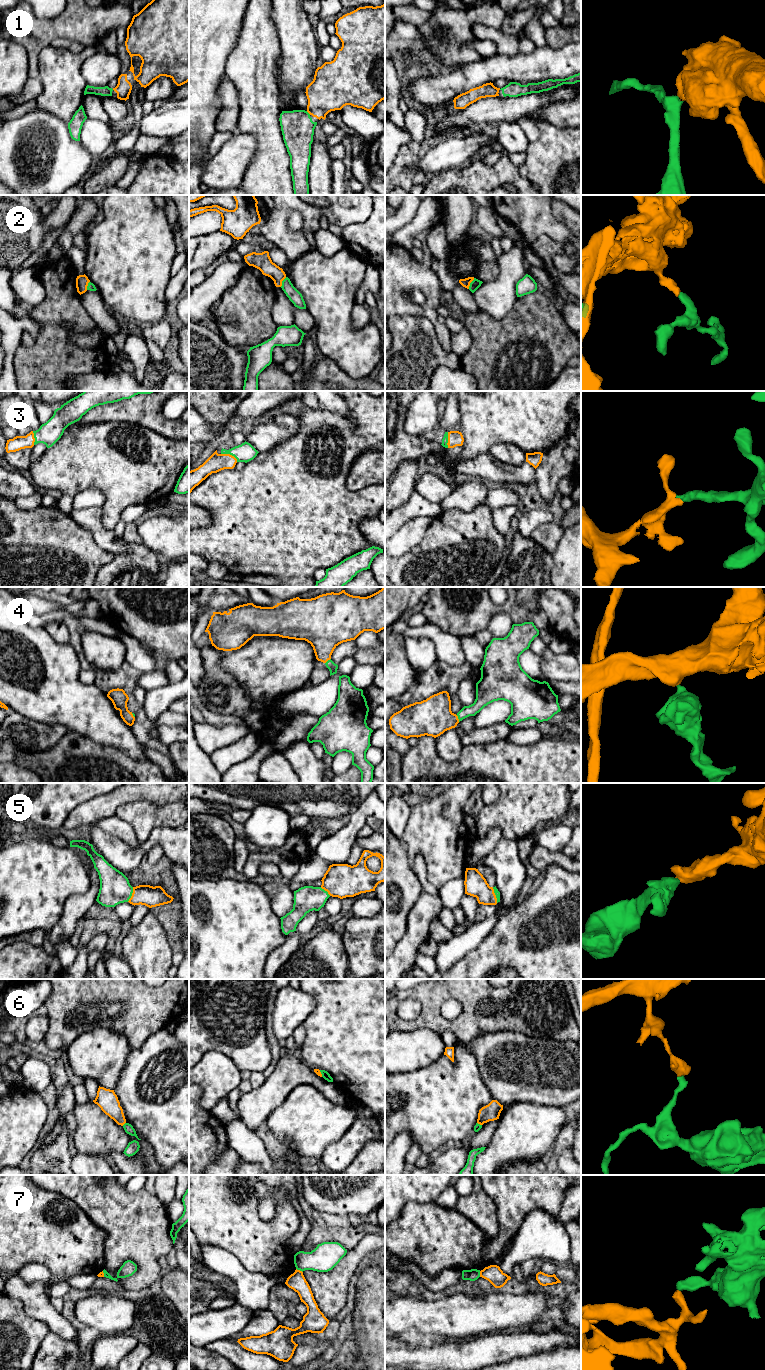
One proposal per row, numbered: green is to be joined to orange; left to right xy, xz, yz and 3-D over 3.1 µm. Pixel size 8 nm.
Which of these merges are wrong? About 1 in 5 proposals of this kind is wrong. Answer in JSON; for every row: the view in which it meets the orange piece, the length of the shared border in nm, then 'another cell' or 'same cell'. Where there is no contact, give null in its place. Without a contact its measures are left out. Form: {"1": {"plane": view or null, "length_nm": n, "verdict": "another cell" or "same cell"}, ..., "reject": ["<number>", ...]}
{"1": {"plane": "xz", "length_nm": 50, "verdict": "same cell"}, "2": {"plane": "yz", "length_nm": 100, "verdict": "another cell"}, "3": {"plane": "xz", "length_nm": 150, "verdict": "same cell"}, "4": {"plane": "yz", "length_nm": 60, "verdict": "same cell"}, "5": {"plane": "yz", "length_nm": 130, "verdict": "same cell"}, "6": {"plane": "xy", "length_nm": 40, "verdict": "another cell"}, "7": {"plane": "xz", "length_nm": 70, "verdict": "another cell"}, "reject": ["2", "6", "7"]}

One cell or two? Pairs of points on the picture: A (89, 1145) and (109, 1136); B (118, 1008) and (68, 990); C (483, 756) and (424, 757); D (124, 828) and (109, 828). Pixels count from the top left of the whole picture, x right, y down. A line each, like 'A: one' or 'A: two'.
A: one
B: one
C: one
D: one

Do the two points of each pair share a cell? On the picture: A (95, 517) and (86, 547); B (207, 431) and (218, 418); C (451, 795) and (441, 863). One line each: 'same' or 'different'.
A: different
B: different
C: same

